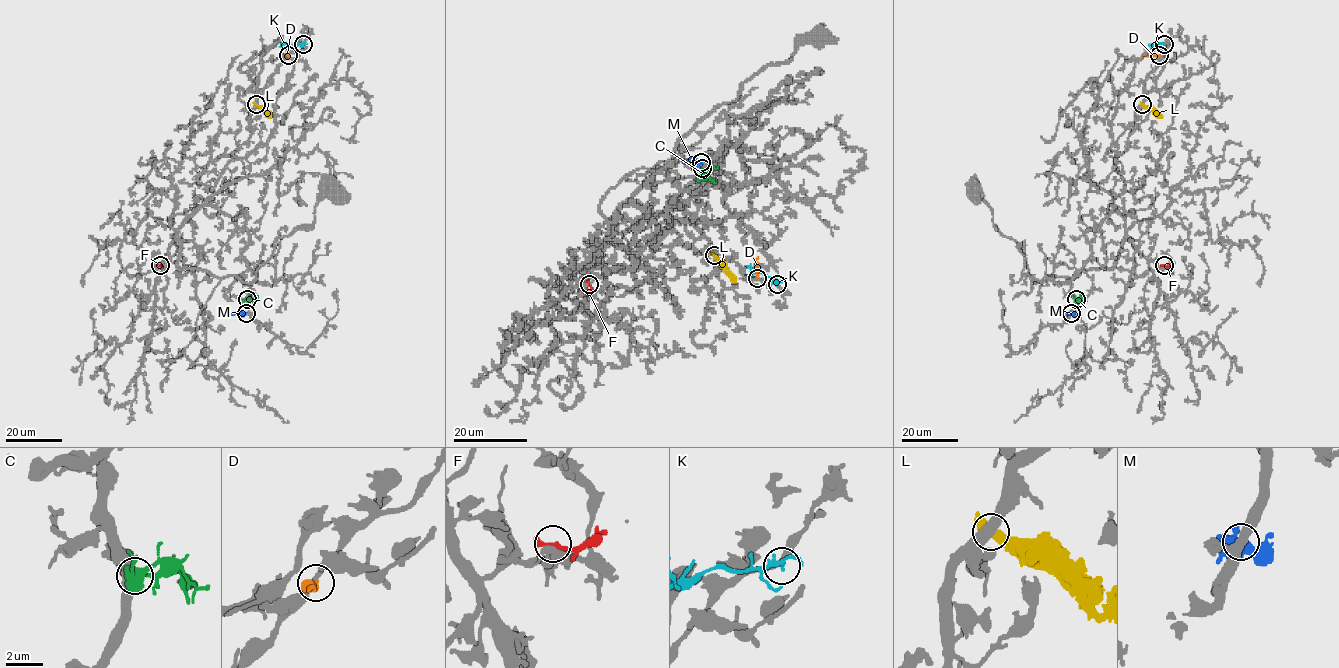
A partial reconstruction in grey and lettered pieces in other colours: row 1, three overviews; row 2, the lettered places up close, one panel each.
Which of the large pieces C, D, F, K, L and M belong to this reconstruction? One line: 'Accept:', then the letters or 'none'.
Accept: M

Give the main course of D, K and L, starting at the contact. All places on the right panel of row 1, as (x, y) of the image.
D: (1159, 55), (1142, 57)
K: (1164, 44), (1150, 46)
L: (1141, 104), (1162, 116)

